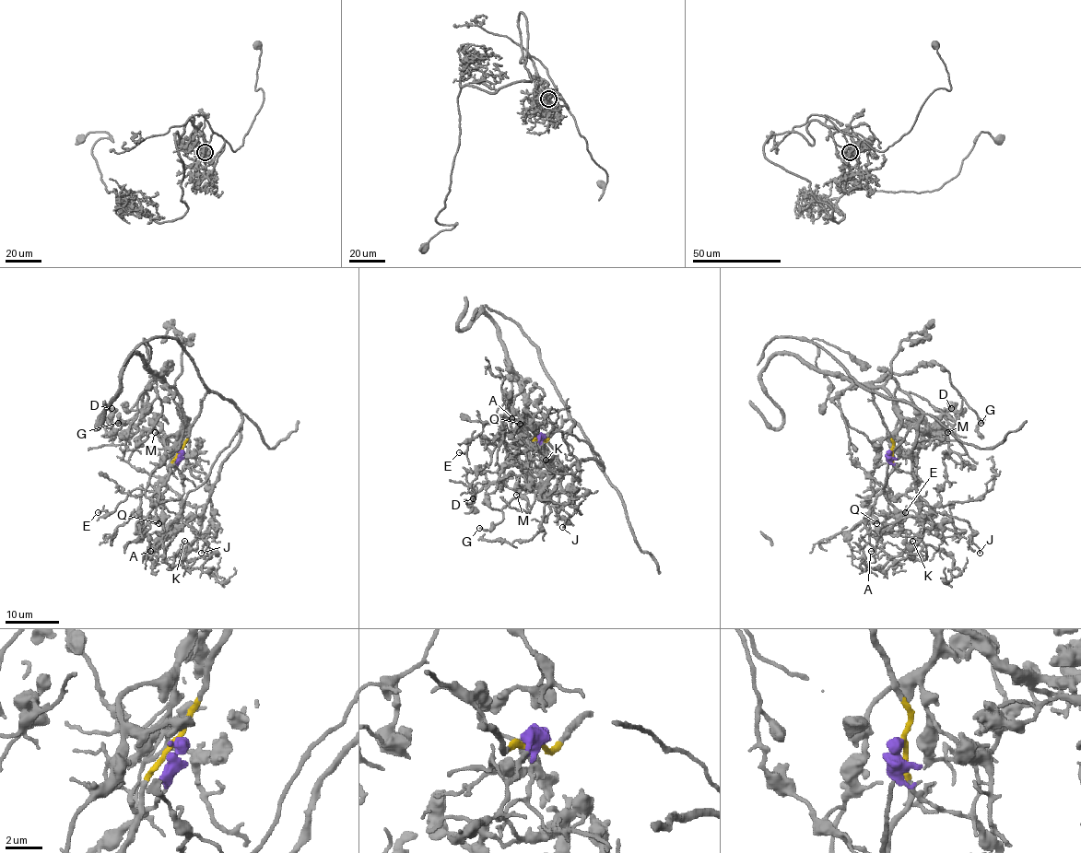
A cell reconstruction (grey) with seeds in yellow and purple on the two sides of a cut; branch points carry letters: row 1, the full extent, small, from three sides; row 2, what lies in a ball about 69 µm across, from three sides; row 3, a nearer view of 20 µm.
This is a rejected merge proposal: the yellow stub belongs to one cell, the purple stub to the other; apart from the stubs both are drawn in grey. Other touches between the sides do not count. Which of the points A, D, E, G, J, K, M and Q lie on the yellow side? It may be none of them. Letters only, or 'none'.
A, E, J, K, Q

